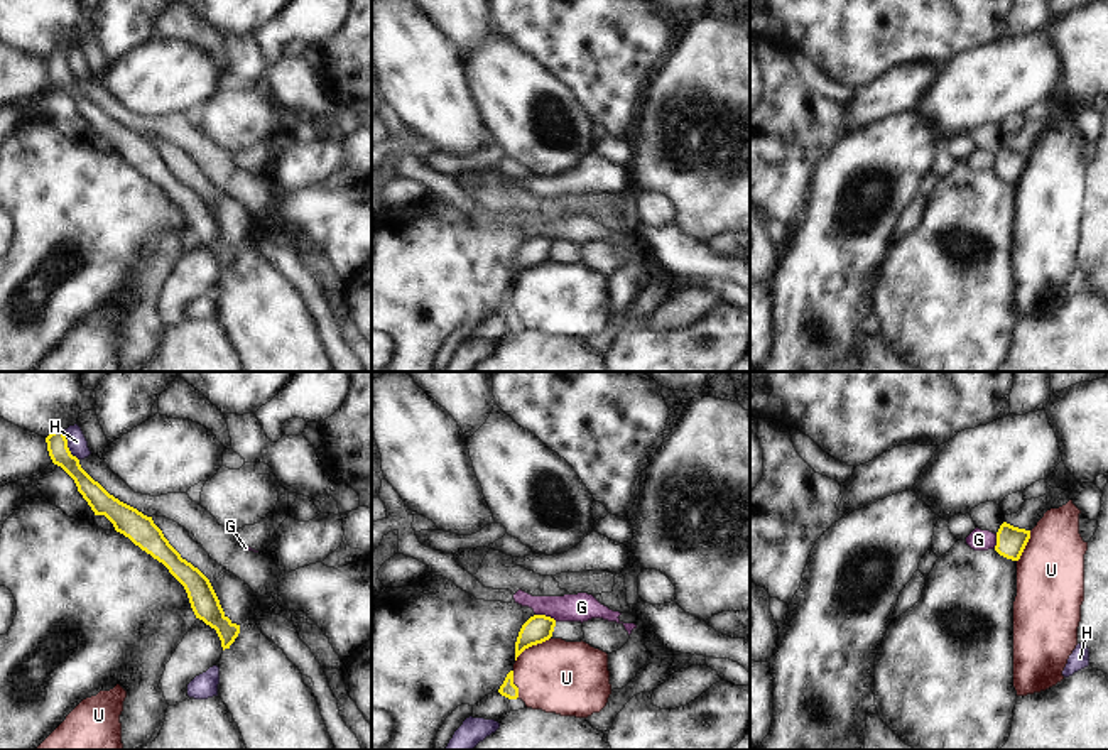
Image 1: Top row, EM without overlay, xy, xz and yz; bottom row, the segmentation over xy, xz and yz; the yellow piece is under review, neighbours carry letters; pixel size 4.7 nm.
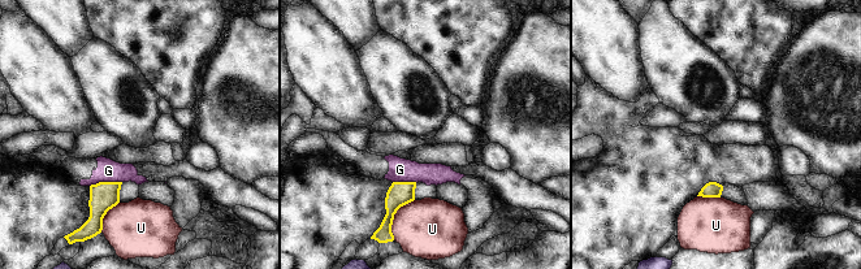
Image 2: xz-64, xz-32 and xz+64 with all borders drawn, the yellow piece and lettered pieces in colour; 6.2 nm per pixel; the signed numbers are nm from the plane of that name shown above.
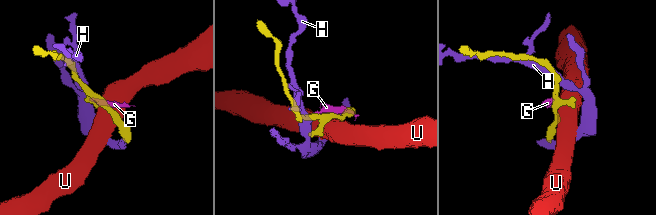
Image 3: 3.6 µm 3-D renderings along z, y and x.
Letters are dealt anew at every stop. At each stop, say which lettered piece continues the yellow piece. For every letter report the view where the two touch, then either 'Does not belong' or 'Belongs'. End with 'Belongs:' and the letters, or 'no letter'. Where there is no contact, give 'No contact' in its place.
G: Touches yellow in xz. Does not belong
H: Touches yellow in xy. Does not belong
U: Touches yellow in xz. Does not belong
Belongs: no letter.

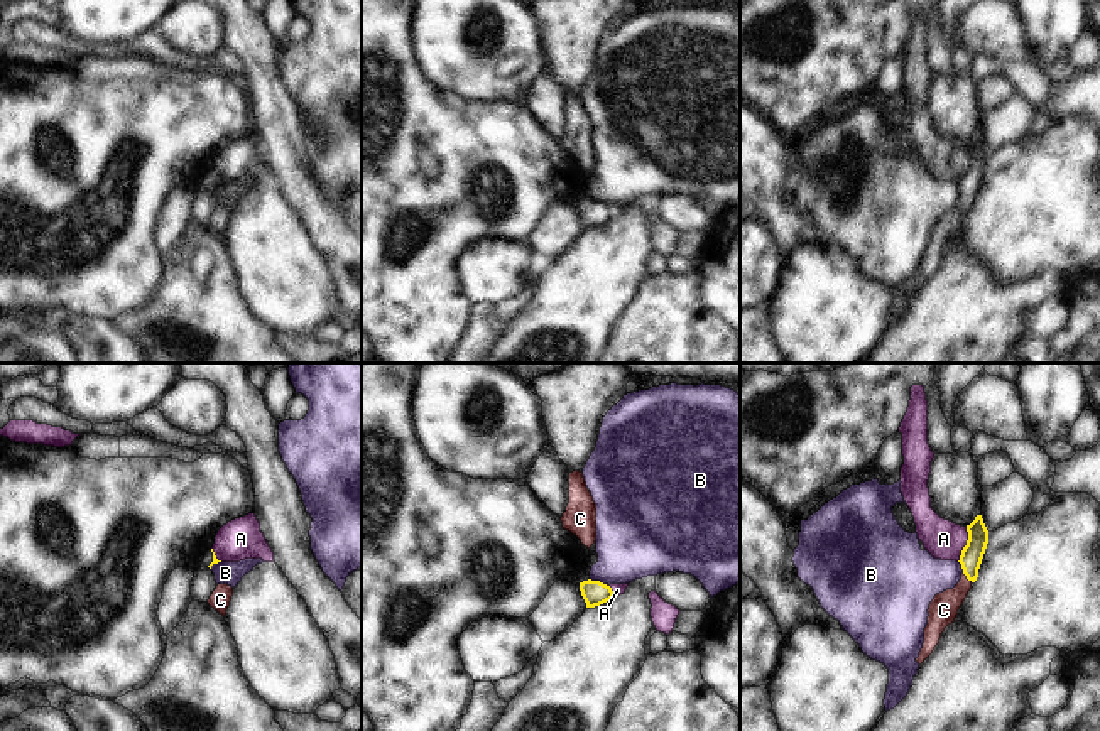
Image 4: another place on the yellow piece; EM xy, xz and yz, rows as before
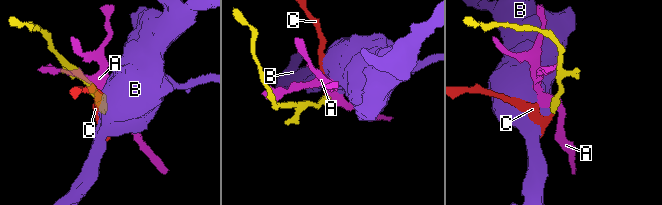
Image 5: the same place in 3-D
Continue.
A: Touches yellow in yz. Does not belong
B: Touches yellow in xz. Does not belong
C: Touches yellow in yz. Belongs
Belongs: C.

